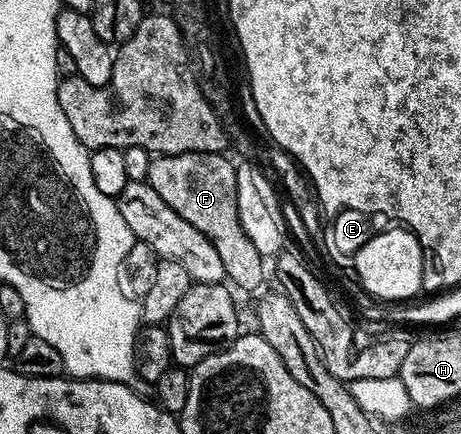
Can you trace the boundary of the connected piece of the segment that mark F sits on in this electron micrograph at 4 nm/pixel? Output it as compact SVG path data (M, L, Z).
M174 155L155 157L150 165L155 168L146 176L146 183L159 195L164 203L191 226L206 235L222 259L225 276L236 283L235 288L244 291L256 290L264 281L264 257L254 247L248 235L242 229L237 203L237 166L231 158L220 155Z

